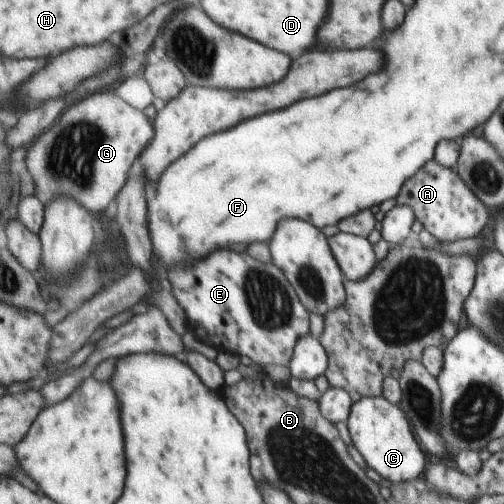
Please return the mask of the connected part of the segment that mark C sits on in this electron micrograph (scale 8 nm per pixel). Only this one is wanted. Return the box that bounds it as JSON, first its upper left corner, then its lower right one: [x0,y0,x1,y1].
[346,395,425,484]

